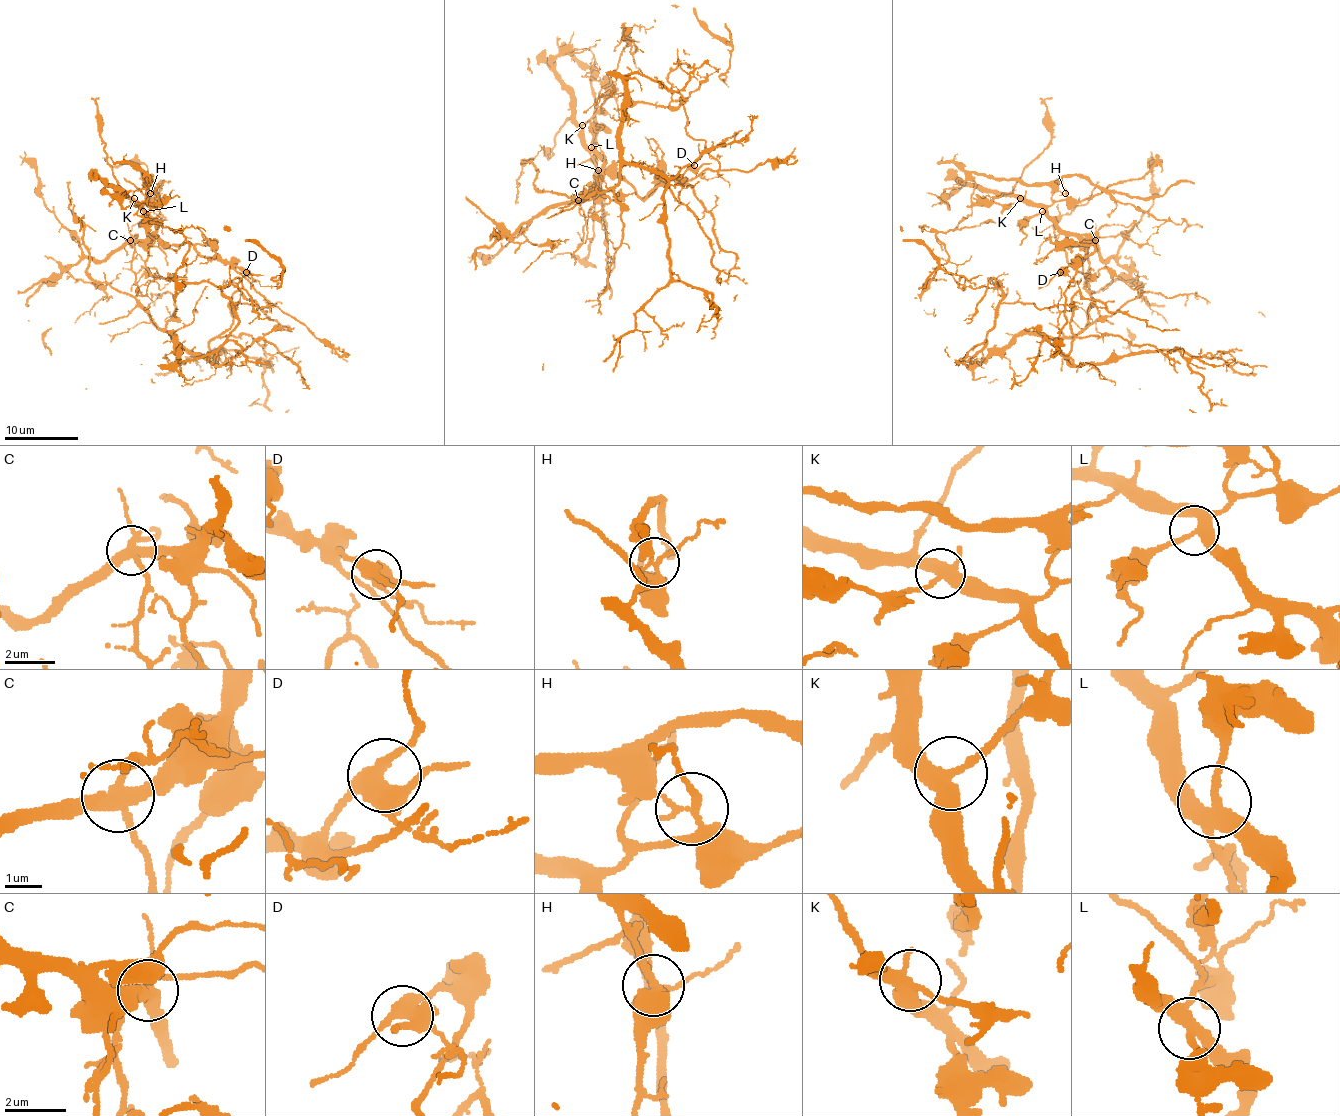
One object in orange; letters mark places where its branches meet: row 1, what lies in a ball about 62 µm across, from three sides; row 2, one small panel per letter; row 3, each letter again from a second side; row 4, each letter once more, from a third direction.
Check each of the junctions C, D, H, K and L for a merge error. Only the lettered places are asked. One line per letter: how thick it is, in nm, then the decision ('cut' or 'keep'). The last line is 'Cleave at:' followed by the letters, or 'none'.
C: 360 nm | cut
D: 460 nm | keep
H: 200 nm | cut
K: 360 nm | keep
L: 360 nm | keep
Cleave at: C, H

